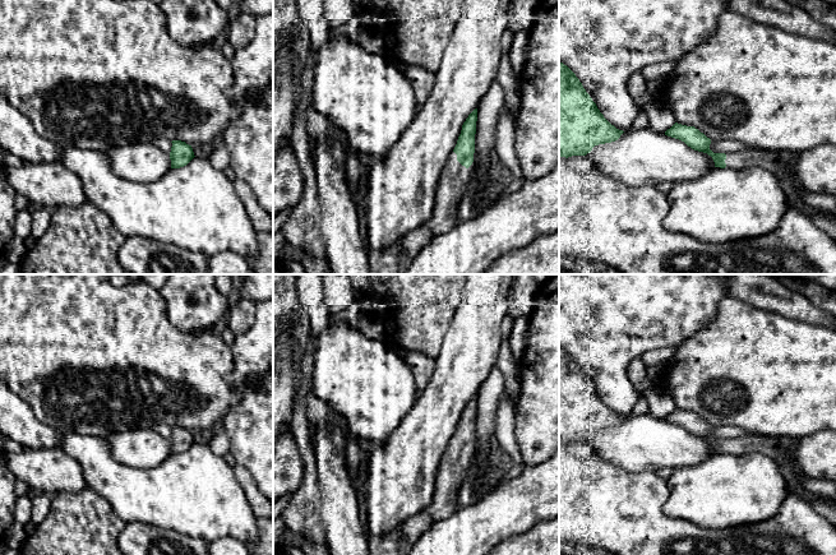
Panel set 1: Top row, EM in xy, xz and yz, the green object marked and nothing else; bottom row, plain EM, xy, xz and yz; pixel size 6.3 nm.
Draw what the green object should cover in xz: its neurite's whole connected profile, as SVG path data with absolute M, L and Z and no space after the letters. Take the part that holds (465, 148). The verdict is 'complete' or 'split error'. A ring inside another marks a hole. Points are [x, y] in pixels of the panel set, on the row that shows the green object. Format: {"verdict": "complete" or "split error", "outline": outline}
{"verdict": "split error", "outline": "M477 108L462 125L457 144L439 177L433 217L424 223L431 239L448 233L461 221L458 207L466 186L466 172L474 162Z"}

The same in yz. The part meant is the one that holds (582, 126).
{"verdict": "complete", "outline": "M559 61L559 157L586 156L595 145L615 142L623 133L604 117L576 74Z"}

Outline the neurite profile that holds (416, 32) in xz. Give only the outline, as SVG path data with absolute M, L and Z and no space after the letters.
M369 0L362 14L384 19L384 56L435 74L465 0Z

